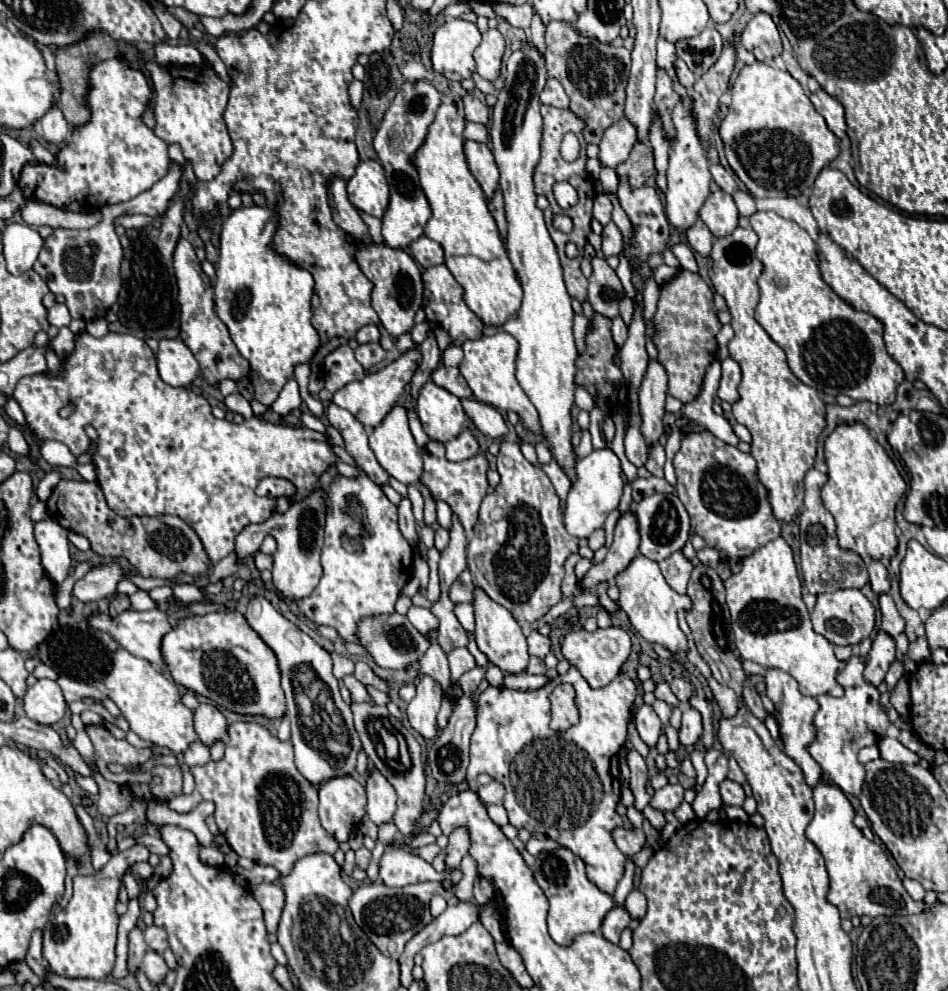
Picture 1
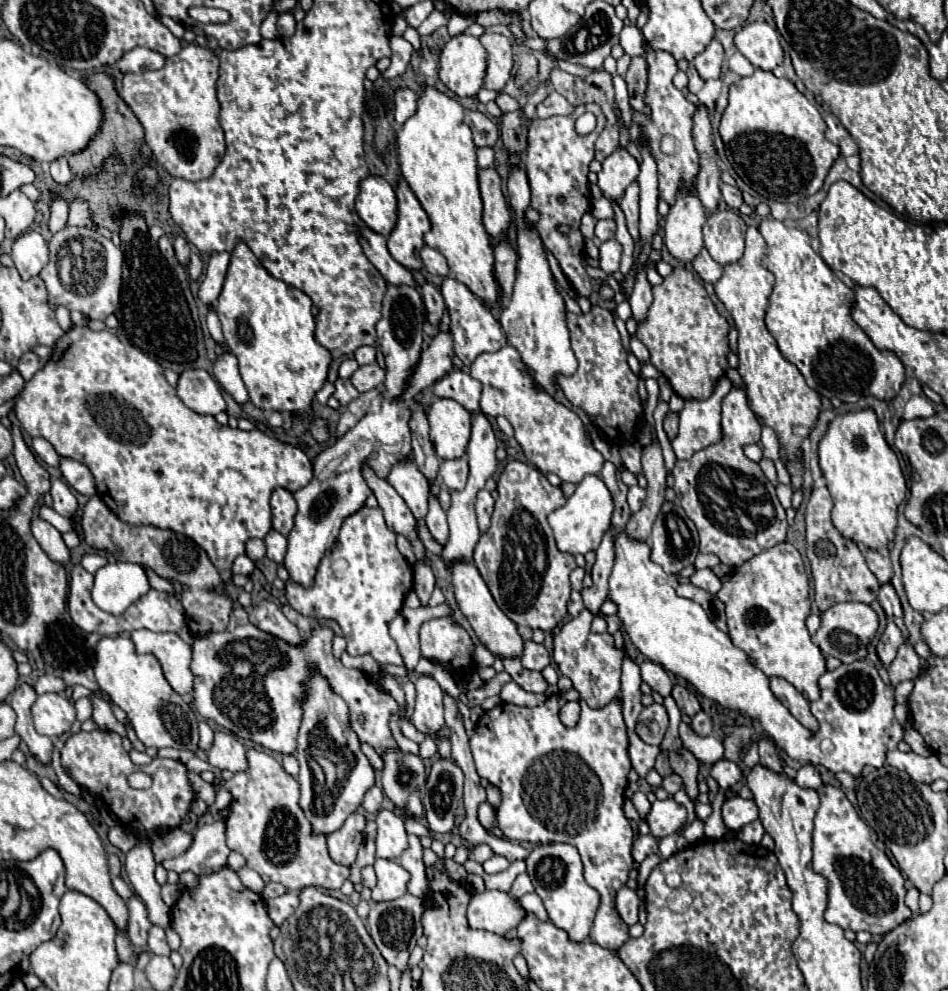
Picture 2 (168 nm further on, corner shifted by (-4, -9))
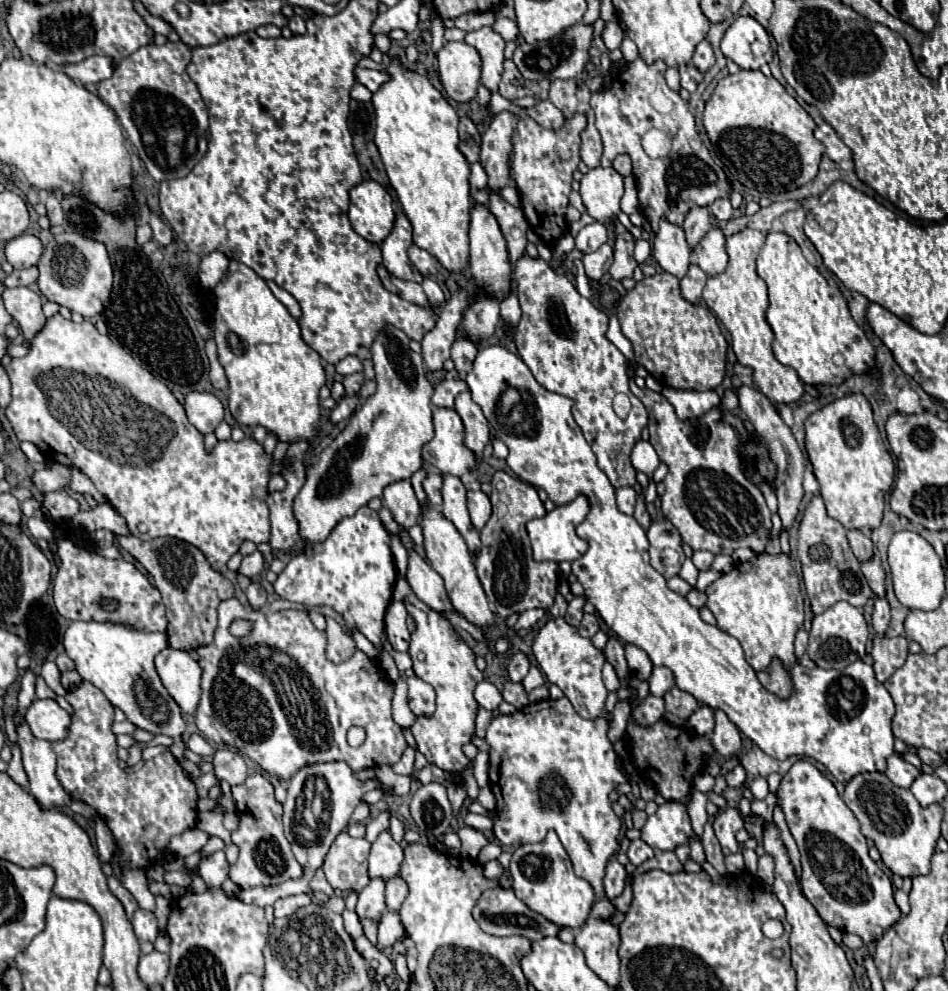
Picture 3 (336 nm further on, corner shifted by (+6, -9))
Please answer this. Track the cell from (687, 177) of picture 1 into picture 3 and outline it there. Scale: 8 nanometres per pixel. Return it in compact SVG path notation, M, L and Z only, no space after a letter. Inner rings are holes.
M661 221L659 231L655 233L653 255L663 271L675 275L677 279L683 279L689 269L689 257L691 257L683 227Z

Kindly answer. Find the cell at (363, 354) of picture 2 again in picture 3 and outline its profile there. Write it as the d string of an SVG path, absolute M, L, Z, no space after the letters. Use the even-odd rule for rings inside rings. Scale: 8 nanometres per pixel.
M349 355L349 357L341 359L341 361L335 365L335 369L337 369L339 375L345 377L345 375L351 375L351 373L361 373L361 371L363 371L363 363L361 363L357 357Z

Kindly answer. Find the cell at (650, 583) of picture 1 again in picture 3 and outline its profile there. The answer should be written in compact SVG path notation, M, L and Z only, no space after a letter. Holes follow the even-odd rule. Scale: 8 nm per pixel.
M501 345L481 349L473 363L473 371L467 375L465 381L473 393L473 401L483 409L489 425L495 429L495 435L509 447L507 465L521 481L543 489L557 507L571 503L573 499L577 499L577 495L585 495L589 499L589 513L585 521L577 525L577 535L589 543L589 549L585 555L571 563L571 571L583 585L585 599L595 605L601 619L621 641L633 643L647 651L653 665L669 667L675 673L675 683L681 691L691 693L697 701L703 701L713 709L725 711L727 717L739 727L739 731L747 735L753 743L757 743L773 759L787 759L791 755L811 757L823 763L829 773L841 783L847 783L857 773L865 771L885 773L887 757L895 751L891 733L891 719L895 715L895 707L885 685L875 679L875 671L871 665L855 661L853 665L837 671L821 667L807 669L797 663L791 669L795 685L789 699L781 699L769 693L759 683L753 667L745 661L739 641L727 635L725 631L707 625L699 617L699 611L691 607L685 597L671 591L665 579L651 567L647 553L647 535L633 517L617 509L615 487L599 469L589 443L585 441L579 425L571 415L573 399L543 389L535 381L529 367L523 363L523 359ZM507 389L515 389L515 403L503 399Z

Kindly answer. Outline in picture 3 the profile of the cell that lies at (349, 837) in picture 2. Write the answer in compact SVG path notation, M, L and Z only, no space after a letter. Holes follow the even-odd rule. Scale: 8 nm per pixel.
M347 831L339 833L323 863L323 873L333 889L359 893L369 883L369 847L367 839L353 839Z

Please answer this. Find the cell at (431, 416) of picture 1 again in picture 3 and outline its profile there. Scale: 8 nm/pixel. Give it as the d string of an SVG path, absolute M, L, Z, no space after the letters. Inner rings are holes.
M433 409L435 437L423 447L423 459L445 475L463 477L477 469L477 457L463 443L465 429L455 409Z

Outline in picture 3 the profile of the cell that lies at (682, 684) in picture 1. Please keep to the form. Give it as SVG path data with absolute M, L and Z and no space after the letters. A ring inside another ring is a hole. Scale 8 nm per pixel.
M673 687L671 691L667 691L663 699L665 699L667 711L677 715L679 719L689 719L689 715L699 709L699 703L693 699L693 695L685 695L685 691L681 691L679 687Z

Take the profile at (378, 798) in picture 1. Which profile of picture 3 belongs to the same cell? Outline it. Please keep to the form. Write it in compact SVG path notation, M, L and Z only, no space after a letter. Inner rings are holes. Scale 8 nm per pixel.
M383 831L371 847L369 855L369 877L379 877L389 881L399 875L399 867L403 861L403 847L393 841L393 837Z

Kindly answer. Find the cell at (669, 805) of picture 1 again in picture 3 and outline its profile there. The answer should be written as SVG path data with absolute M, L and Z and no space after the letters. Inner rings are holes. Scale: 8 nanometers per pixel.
M669 801L669 803L661 805L655 815L647 817L647 823L645 823L643 829L641 829L641 839L643 839L649 847L653 847L653 849L673 851L675 847L687 845L691 839L697 839L697 837L685 837L689 831L691 831L691 821L689 821L689 815L687 815L685 805L683 805L683 803L677 803L677 801Z

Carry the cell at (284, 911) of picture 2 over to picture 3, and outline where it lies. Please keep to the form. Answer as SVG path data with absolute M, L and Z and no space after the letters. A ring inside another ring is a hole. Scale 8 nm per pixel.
M293 895L293 897L283 897L279 899L273 907L275 907L275 917L289 917L293 915L293 911L305 907L311 903L309 895Z

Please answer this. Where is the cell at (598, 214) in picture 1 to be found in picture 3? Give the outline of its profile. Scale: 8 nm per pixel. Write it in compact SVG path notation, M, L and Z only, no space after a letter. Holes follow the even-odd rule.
M591 223L587 227L583 227L577 237L575 237L575 249L585 253L593 253L597 251L603 243L607 241L607 227L603 223Z

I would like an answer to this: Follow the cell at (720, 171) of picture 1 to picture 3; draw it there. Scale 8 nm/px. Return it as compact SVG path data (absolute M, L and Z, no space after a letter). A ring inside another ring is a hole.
M717 199L717 201L709 207L709 211L713 213L713 217L715 217L717 221L729 221L731 215L733 215L733 207L731 207L731 203L729 203L727 199Z

